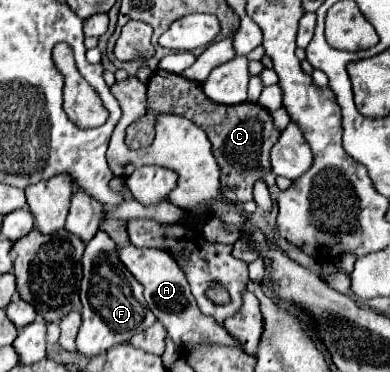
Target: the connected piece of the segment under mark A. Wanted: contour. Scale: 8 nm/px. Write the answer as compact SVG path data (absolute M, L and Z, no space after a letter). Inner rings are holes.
M132 244L118 250L118 258L122 264L132 272L132 276L144 286L144 298L148 302L148 308L156 316L156 320L166 328L168 336L178 346L190 346L190 344L220 344L220 346L236 346L240 348L240 342L230 336L222 324L218 324L212 316L206 316L200 312L192 292L190 284L186 280L186 274L176 264L176 260L160 248L136 248Z

